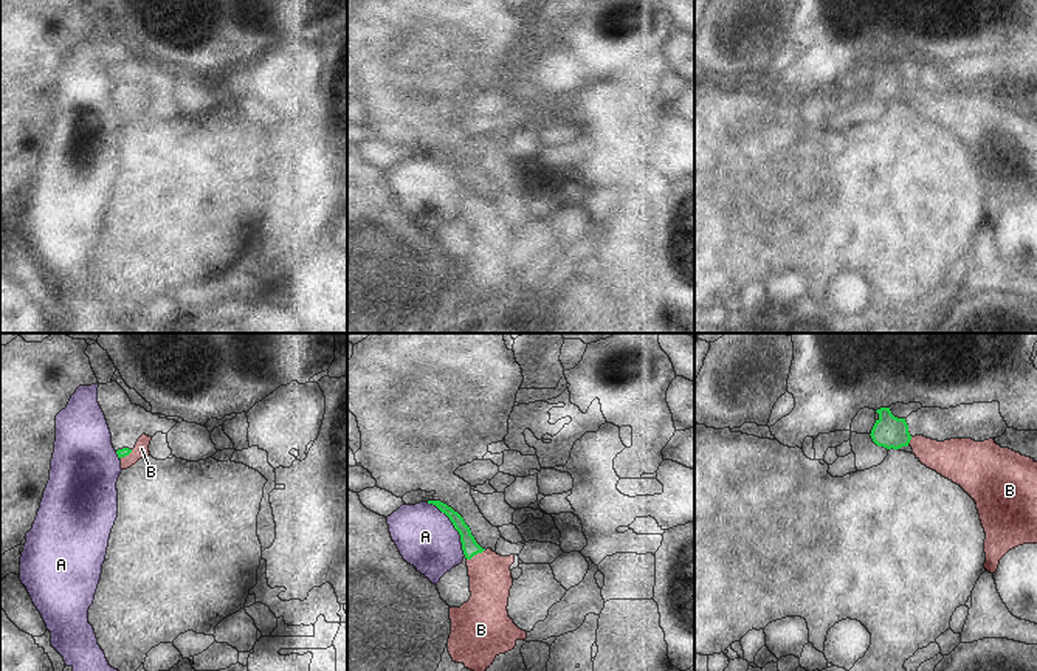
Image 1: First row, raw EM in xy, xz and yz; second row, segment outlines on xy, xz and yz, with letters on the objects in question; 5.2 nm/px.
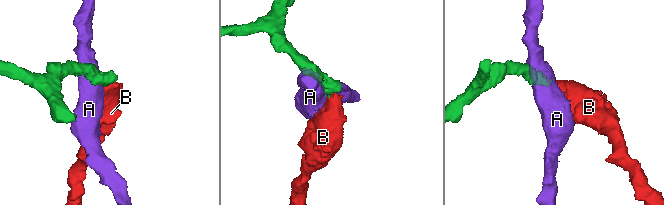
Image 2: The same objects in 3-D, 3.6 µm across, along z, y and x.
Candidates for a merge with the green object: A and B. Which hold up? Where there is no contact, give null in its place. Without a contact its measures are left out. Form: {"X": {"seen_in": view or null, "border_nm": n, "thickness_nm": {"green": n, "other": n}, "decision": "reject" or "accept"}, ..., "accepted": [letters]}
{"A": {"seen_in": "xz", "border_nm": 340, "thickness_nm": {"green": 90, "other": 320}, "decision": "reject"}, "B": {"seen_in": "xz", "border_nm": 110, "thickness_nm": {"green": 90, "other": 220}, "decision": "accept"}, "accepted": ["B"]}

